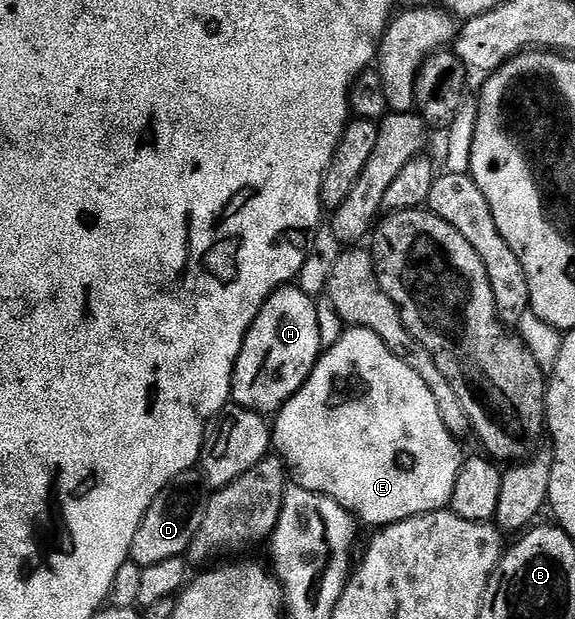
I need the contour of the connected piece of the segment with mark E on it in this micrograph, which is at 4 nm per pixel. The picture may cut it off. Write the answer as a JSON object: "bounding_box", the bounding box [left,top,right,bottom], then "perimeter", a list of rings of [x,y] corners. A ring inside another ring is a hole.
{"bounding_box":[271,327,463,525],"perimeter":[[[346,327],[339,342],[335,342],[335,346],[322,351],[307,382],[281,407],[281,411],[276,413],[271,431],[273,434],[272,447],[285,461],[292,483],[339,502],[339,506],[343,506],[353,513],[362,525],[398,524],[400,520],[406,520],[412,516],[422,516],[428,512],[440,512],[448,509],[449,499],[455,490],[455,478],[459,478],[459,470],[463,463],[461,448],[457,445],[460,444],[458,437],[452,436],[447,430],[447,426],[443,426],[443,418],[439,418],[439,406],[435,406],[435,398],[431,398],[431,390],[427,390],[427,382],[423,382],[423,378],[419,378],[419,374],[415,374],[415,370],[411,370],[411,366],[407,366],[407,362],[400,360],[383,342],[383,338],[379,338],[379,334],[375,334],[369,328]]]}

